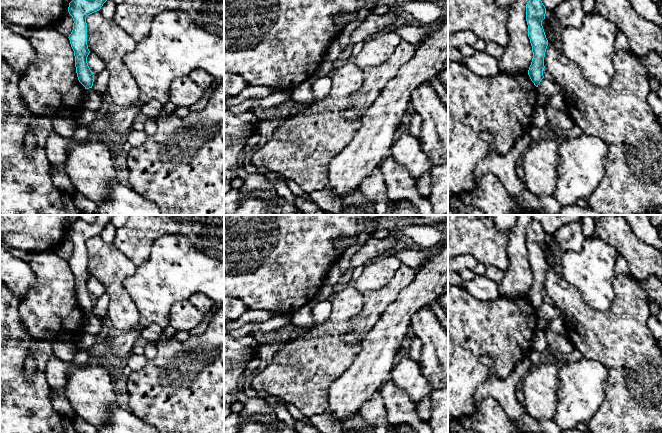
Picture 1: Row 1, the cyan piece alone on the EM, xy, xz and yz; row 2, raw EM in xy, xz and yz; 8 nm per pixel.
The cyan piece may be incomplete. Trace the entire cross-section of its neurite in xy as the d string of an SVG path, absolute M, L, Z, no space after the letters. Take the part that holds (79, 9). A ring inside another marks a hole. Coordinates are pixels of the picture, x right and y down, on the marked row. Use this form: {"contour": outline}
{"contour": "M72 0L68 12L73 18L73 30L69 35L75 56L75 67L79 82L85 89L92 88L94 75L90 70L87 57L90 53L87 45L86 17L101 9L107 0Z"}

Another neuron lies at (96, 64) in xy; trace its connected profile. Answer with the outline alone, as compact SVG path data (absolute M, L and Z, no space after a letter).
M90 52L87 57L87 63L93 75L96 75L105 69L104 61L95 53Z

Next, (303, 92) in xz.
M309 80L299 83L292 89L292 96L290 100L305 104L315 102L312 84L309 82Z

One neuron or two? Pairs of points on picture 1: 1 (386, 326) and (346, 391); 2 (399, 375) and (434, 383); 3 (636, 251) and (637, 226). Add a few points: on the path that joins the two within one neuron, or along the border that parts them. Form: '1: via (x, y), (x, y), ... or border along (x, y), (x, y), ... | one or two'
1: via (382, 342), (375, 362), (362, 375) | one
2: border along (419, 366), (428, 389) | two
3: border along (629, 225), (640, 240), (651, 246) | two

